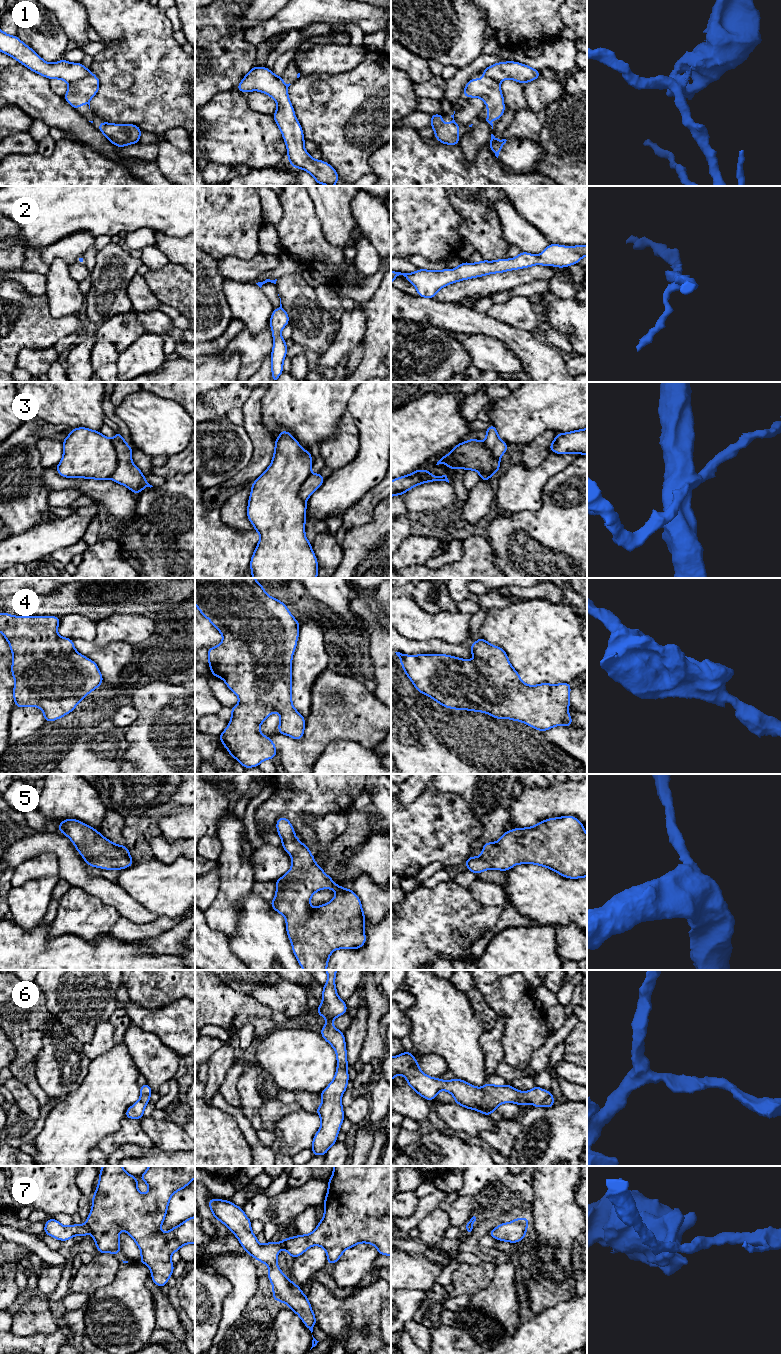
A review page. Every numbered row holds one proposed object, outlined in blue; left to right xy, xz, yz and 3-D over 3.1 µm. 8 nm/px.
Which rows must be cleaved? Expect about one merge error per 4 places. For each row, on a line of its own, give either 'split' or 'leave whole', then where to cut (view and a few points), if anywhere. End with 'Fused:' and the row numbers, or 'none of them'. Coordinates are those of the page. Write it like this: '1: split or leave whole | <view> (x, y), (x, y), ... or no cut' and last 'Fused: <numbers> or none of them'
1: split | xy (90, 72), (82, 78), (69, 83)
2: leave whole | no cut
3: leave whole | no cut
4: leave whole | no cut
5: leave whole | no cut
6: leave whole | no cut
7: split | xy (84, 1224), (89, 1230)
Fused: 1, 7

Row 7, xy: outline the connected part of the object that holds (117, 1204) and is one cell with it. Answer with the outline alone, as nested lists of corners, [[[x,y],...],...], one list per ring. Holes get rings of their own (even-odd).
[[[103,1166],[85,1225],[91,1232],[99,1253],[119,1256],[119,1232],[121,1229],[127,1232],[141,1250],[139,1263],[150,1268],[153,1282],[161,1288],[167,1285],[174,1270],[171,1255],[183,1245],[195,1243],[195,1216],[168,1232],[160,1231],[171,1196],[184,1189],[195,1178],[195,1166],[149,1166],[140,1177],[149,1186],[146,1194],[141,1194],[138,1190],[137,1177],[128,1174],[122,1166]]]

